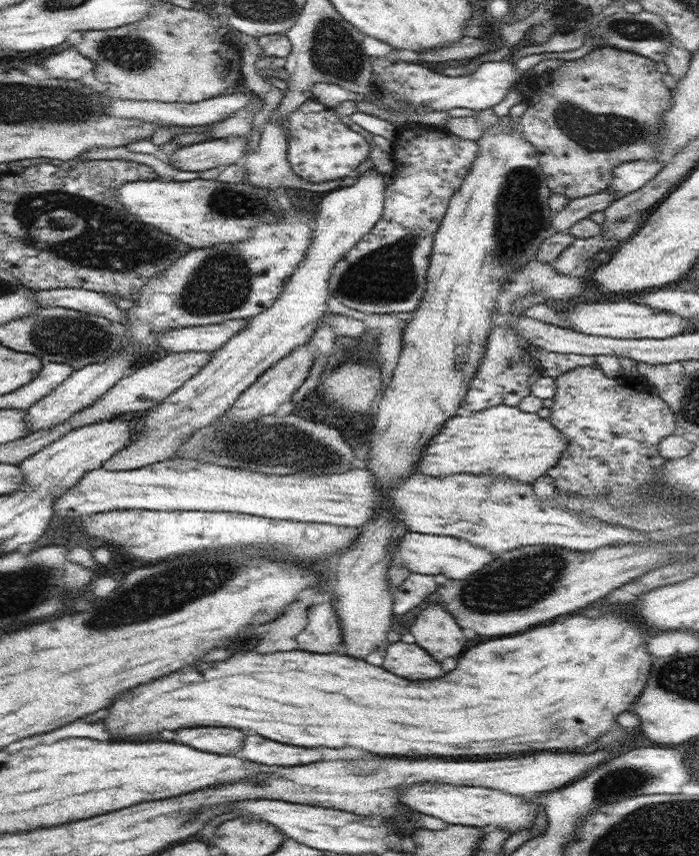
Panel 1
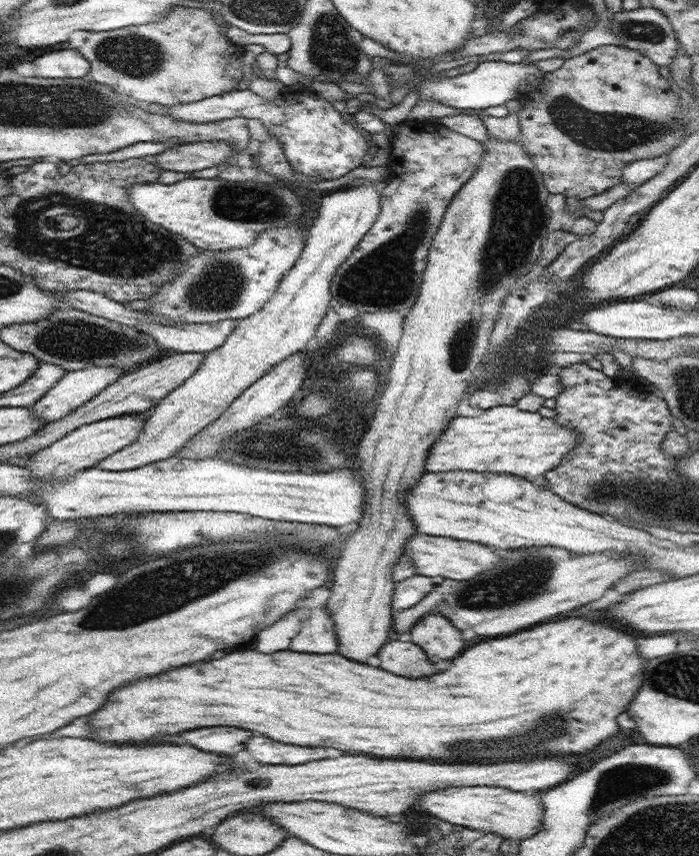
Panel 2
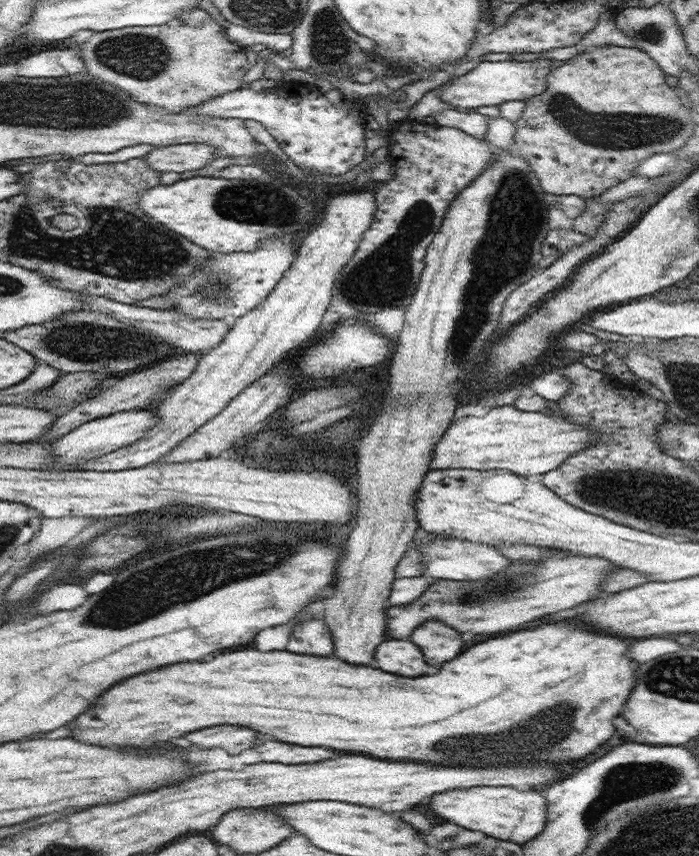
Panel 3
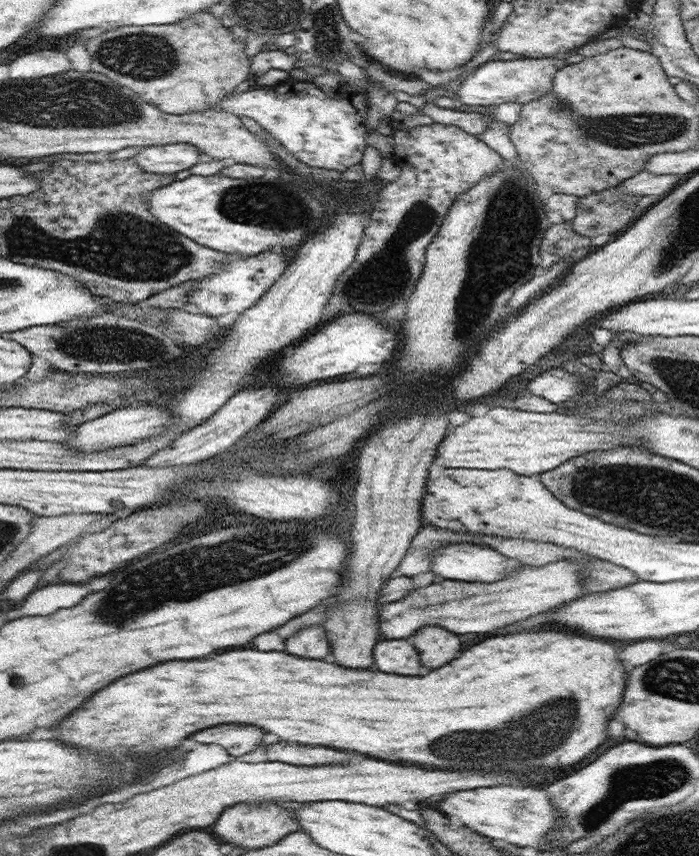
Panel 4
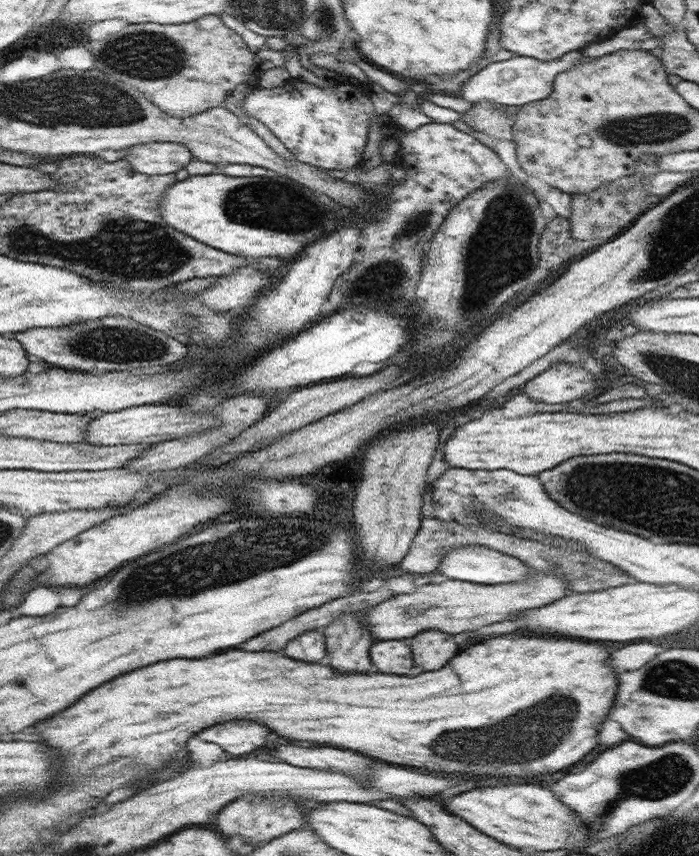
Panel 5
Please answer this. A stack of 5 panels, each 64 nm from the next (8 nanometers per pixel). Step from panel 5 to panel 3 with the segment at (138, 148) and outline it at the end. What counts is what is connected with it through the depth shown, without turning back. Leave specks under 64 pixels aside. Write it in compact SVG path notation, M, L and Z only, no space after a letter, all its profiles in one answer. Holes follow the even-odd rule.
M182 143L155 147L143 159L149 167L163 172L186 172L208 166L219 156L215 146L204 143Z

